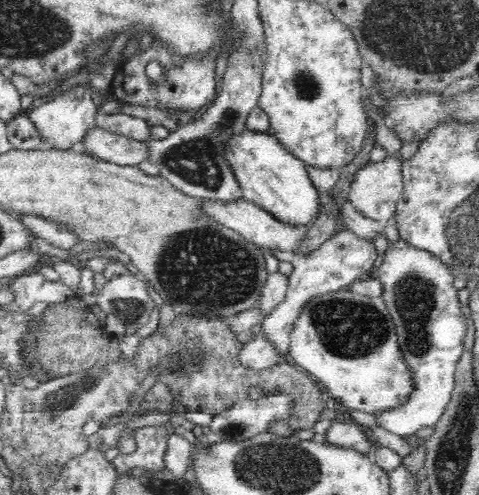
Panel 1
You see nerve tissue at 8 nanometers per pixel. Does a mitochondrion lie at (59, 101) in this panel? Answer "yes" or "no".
no

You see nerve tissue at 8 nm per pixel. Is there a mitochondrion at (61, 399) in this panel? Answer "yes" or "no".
yes

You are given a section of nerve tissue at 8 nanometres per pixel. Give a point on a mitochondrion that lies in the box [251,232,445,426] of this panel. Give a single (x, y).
(350, 328)

